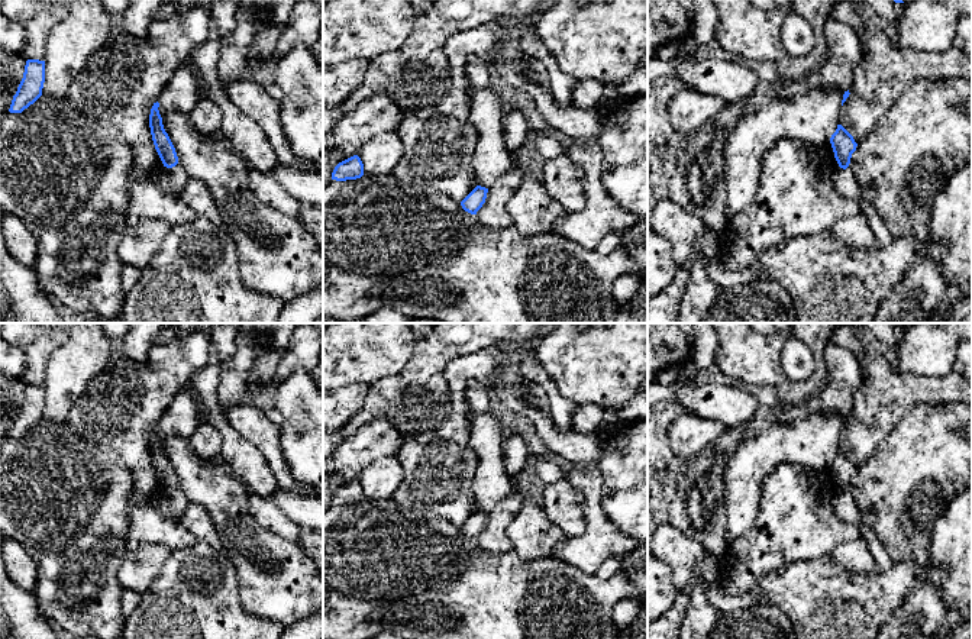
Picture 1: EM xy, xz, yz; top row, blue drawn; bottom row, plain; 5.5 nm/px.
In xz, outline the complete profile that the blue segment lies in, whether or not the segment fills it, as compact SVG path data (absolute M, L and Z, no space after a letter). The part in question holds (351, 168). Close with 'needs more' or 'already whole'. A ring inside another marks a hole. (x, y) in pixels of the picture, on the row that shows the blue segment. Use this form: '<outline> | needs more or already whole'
M353 155L342 162L339 162L333 172L332 180L336 181L346 181L346 180L356 180L364 175L364 164L358 155Z | already whole

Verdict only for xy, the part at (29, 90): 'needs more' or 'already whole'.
already whole

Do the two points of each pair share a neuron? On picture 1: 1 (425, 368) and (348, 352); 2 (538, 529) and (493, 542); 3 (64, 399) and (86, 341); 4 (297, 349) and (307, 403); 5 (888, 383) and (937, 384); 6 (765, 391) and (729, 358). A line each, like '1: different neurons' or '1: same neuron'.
1: different neurons
2: different neurons
3: same neuron
4: different neurons
5: same neuron
6: different neurons

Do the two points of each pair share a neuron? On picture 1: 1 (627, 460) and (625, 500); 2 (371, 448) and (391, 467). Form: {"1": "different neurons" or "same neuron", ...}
{"1": "same neuron", "2": "different neurons"}

